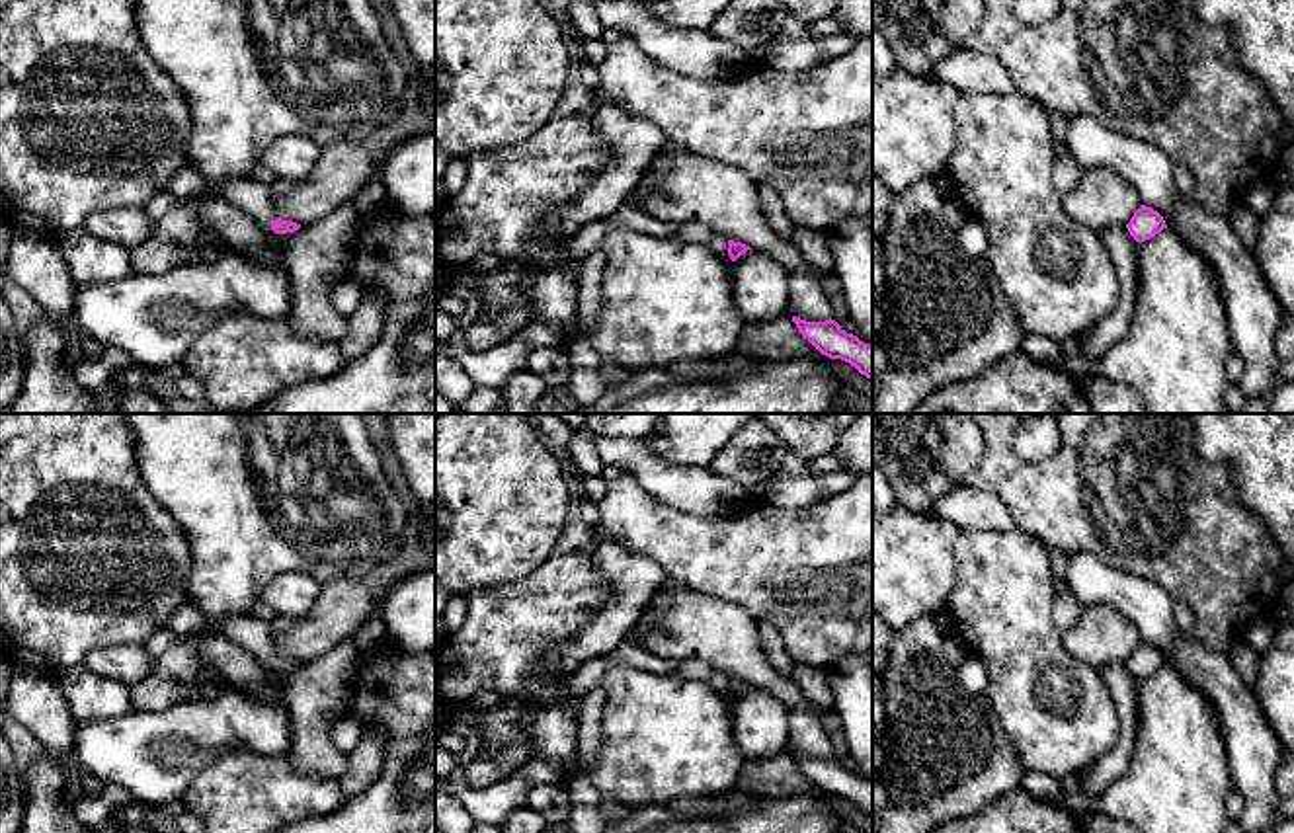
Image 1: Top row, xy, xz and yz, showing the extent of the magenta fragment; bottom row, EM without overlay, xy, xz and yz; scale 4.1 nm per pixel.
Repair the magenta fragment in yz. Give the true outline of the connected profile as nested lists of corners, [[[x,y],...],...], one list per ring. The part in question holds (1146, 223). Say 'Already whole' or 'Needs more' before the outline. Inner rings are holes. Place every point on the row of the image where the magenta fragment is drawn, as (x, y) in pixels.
Already whole. [[[1142,205],[1126,224],[1136,242],[1146,242],[1167,228],[1163,217],[1152,207]]]

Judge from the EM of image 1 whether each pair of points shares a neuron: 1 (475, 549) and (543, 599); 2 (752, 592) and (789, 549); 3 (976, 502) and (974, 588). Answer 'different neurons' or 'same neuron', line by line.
1: different neurons
2: same neuron
3: different neurons

